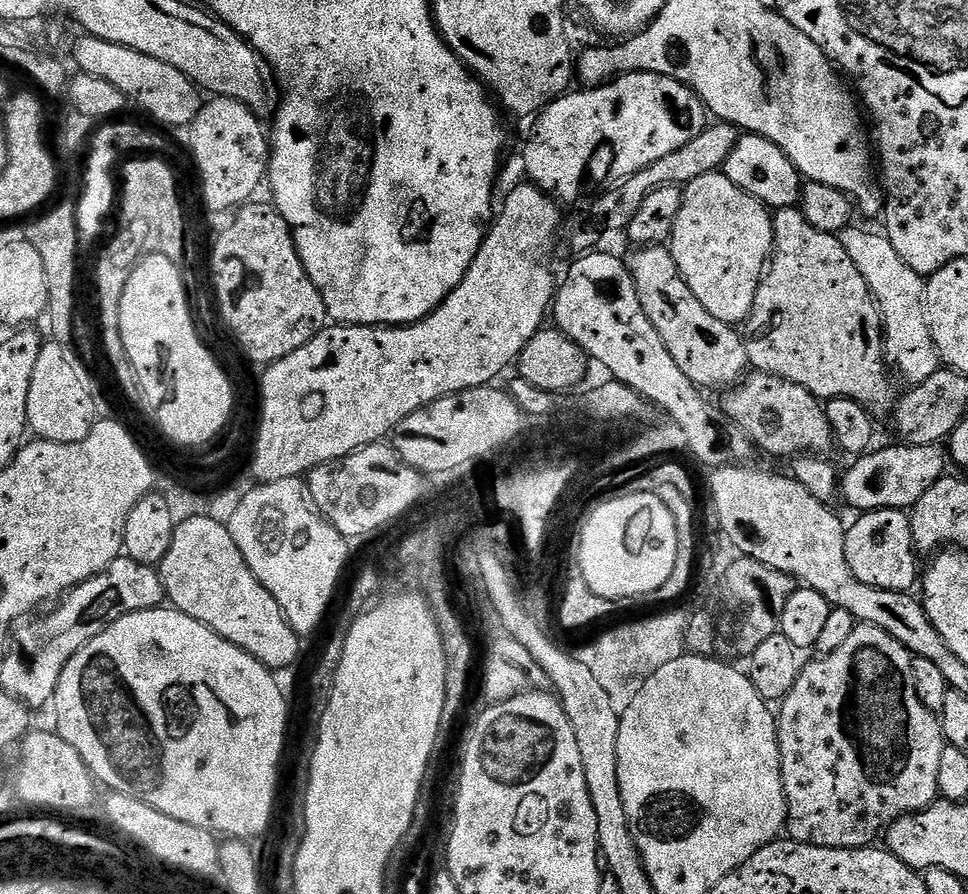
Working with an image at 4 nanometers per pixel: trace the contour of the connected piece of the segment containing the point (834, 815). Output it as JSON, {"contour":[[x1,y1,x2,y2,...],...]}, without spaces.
{"contour":[[857,623,856,629,830,654,815,658,803,665,800,677,794,682,791,690,784,695,784,699,778,704,778,719,776,721,776,741,780,751,780,773,782,774,782,786,784,797,788,807,788,819,786,832,791,839,799,844,809,844,819,848,866,848,877,843,882,833,893,822,903,816,909,816,912,812,920,812,932,804,937,803,940,791,938,790,938,762,942,762,942,754,946,747,946,741,940,730,939,719,929,712,915,693,914,682,911,678,911,662,913,655,908,649,903,648,899,642,886,630,882,630,873,624]]}

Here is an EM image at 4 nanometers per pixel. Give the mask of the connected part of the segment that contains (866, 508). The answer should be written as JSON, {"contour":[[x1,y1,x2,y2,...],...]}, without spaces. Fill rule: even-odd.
{"contour":[[896,442,893,448,878,448,853,459,849,463,852,465,845,472,843,469,839,477,839,499,844,499,853,508,853,513,877,512,887,508,911,510,918,498,922,498,922,494,926,494,926,490,945,475,946,452,940,444,914,446]]}

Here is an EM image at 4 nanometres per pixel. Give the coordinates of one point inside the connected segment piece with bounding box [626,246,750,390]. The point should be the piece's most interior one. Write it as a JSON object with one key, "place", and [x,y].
{"place":[711,354]}

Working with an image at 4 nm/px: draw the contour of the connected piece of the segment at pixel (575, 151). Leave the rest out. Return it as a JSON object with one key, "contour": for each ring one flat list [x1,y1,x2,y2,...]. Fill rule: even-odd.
{"contour":[[630,72,599,88,579,91,569,91,546,105,535,117,537,120,532,128,532,137,524,144,524,172,529,176,525,177,541,192,560,202,572,200,579,194,580,183,587,178,603,144,608,144,608,168,612,171,613,181,621,182,679,147,686,146,706,127,706,110,700,101,677,80,658,74]]}

